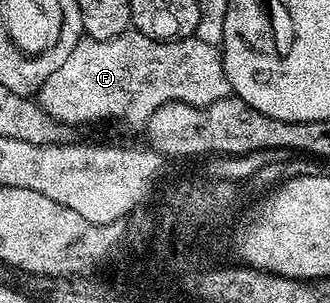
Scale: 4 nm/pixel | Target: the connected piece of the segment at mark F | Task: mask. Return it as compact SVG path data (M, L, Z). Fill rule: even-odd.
M129 30L118 38L109 40L89 40L82 38L74 50L66 57L66 62L42 82L38 93L40 109L51 120L59 124L75 126L75 124L100 124L103 120L121 120L136 130L143 129L150 114L158 110L158 106L177 100L198 108L210 106L210 102L218 102L230 94L228 79L224 73L224 57L221 49L216 48L196 36L185 36L183 40L151 40L146 34Z

